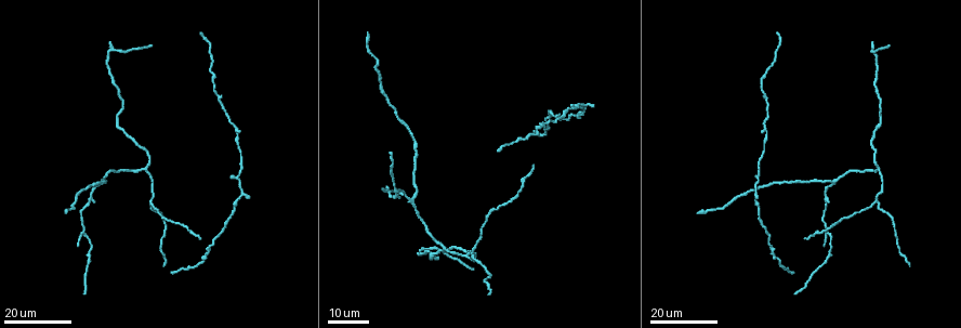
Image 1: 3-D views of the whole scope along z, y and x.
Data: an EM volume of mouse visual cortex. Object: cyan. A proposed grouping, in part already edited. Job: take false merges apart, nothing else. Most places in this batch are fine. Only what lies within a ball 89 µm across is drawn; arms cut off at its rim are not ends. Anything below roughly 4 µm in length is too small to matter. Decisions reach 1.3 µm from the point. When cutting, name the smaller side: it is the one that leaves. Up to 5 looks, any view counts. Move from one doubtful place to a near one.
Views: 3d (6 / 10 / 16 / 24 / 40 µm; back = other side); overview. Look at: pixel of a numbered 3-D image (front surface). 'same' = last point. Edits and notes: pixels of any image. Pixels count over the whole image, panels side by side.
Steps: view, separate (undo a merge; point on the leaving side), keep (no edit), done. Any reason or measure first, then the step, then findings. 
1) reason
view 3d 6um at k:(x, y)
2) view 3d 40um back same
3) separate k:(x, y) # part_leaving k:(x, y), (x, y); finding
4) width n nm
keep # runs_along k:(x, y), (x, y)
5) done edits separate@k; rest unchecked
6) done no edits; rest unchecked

thin arm on a thick one
view 3d 24um at 1:(412, 201)

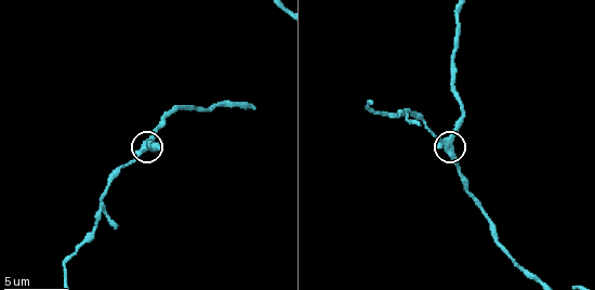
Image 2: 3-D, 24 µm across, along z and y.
view 3d 10um at 2:(146, 148)

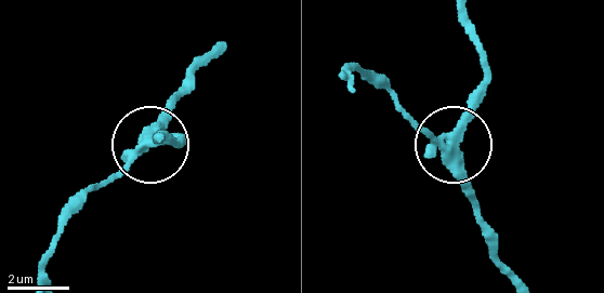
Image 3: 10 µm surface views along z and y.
side_arm 46 um
keep # runs_along 3:(514, 275), (478, 220), (458, 150), (401, 106); one cell here

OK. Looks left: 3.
three-way junction
view 3d 24um at 1:(152, 201)

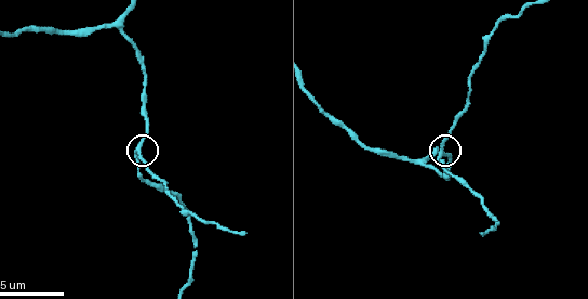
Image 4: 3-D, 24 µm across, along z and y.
view 3d 10um at 4:(135, 147)

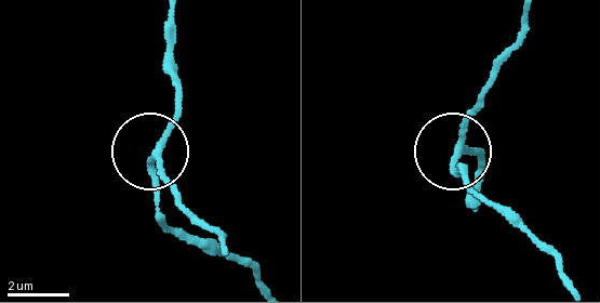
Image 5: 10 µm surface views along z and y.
arms 3
keep # runs_along 5:(226, 249), (187, 208), (154, 154), (159, 223); one cell here

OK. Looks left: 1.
three arms meet
view 3d 10um at 4:(116, 24)

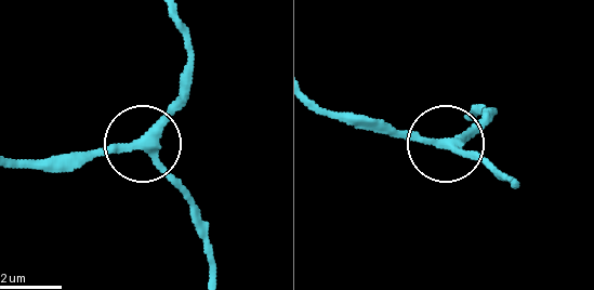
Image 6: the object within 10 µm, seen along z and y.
keep # runs_along 6:(213, 274), (213, 251), (193, 196), (146, 142), (187, 90); all the same cell

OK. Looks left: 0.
done no edits; rest unchecked

